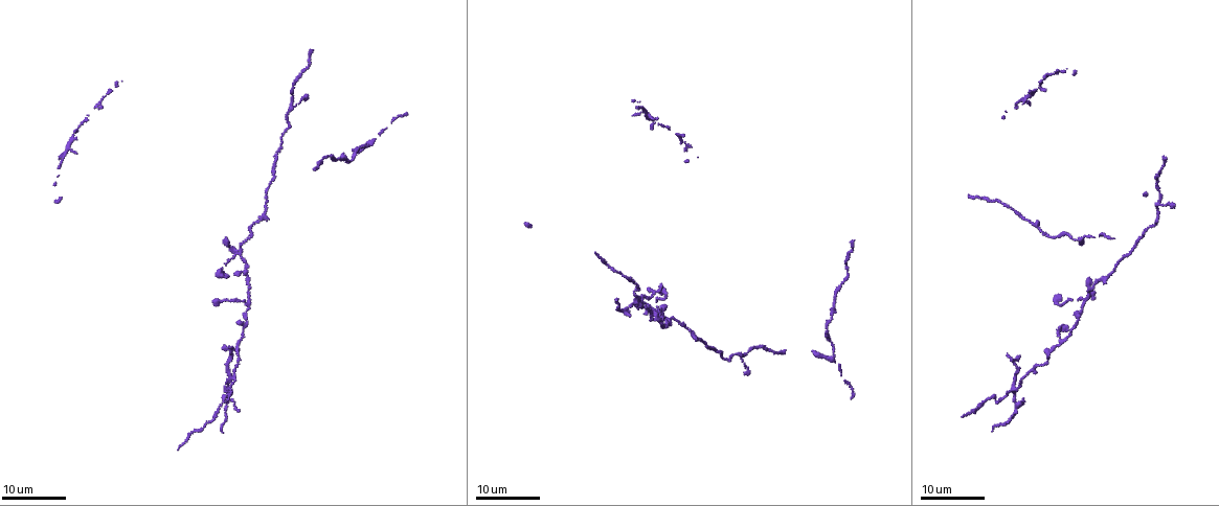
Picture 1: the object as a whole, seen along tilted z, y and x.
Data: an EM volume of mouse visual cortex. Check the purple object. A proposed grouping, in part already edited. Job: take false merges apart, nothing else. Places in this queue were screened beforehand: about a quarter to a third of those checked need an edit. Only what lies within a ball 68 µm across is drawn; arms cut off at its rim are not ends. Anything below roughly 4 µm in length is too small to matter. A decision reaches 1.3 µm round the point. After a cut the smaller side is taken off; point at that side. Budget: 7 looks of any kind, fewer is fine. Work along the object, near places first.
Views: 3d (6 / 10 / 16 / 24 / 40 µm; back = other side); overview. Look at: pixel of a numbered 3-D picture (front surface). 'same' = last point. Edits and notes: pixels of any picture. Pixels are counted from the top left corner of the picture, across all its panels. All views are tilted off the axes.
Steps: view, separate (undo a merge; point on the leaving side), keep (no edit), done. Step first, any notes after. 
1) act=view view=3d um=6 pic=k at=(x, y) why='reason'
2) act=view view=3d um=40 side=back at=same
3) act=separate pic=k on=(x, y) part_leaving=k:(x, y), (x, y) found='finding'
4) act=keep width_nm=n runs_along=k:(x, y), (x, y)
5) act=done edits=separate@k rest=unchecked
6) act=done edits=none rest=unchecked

act=view view=3d um=16 pic=1 at=(844, 265) why='sudden change in width'

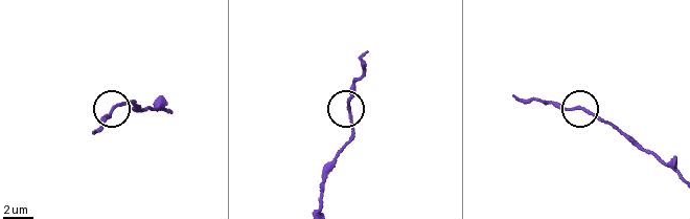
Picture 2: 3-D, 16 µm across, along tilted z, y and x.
act=view view=3d um=6 pic=2 at=(575, 108)

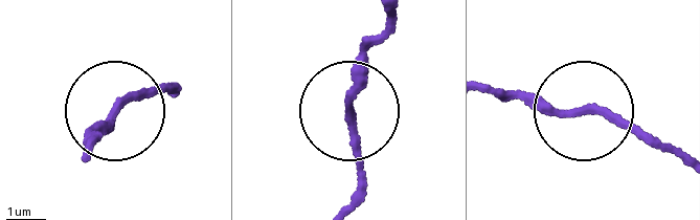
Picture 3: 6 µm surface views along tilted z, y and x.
act=view view=3d um=6 side=back pic=3 at=(347, 110)

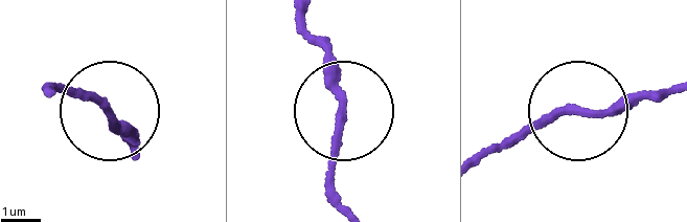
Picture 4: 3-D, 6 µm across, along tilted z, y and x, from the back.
act=keep runs_along=4:(348, 206), (334, 175), (342, 117), (334, 57), (303, 14) found='continuous, no second cell'

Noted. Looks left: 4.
act=view view=3d um=16 pic=1 at=(338, 159) why='thin neck'

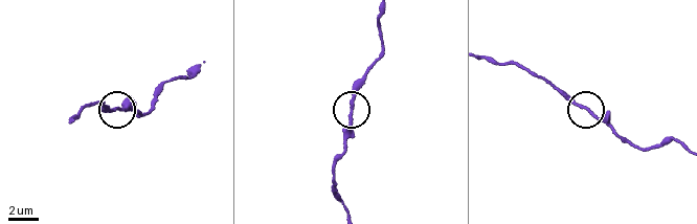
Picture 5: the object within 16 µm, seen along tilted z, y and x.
act=view view=3d um=10 pic=5 at=(352, 109)

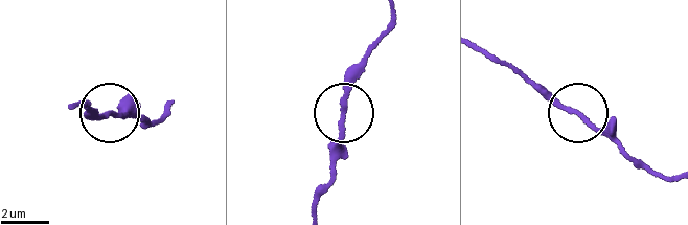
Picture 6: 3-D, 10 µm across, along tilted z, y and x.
act=keep found='one cell here'

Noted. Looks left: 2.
act=view view=3d um=24 pic=1 at=(686, 326) why='thin neck'

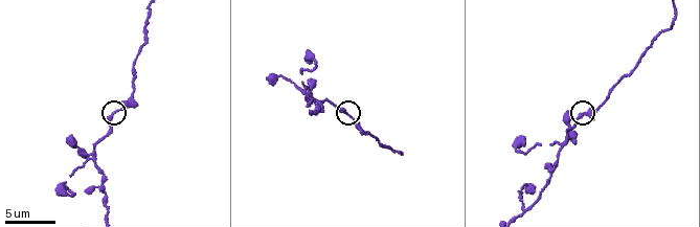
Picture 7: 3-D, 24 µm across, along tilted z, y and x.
act=view view=3d um=6 pic=7 at=(113, 112)

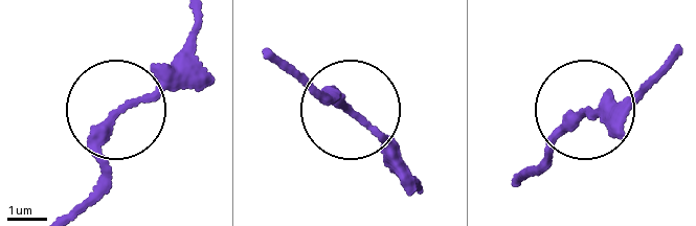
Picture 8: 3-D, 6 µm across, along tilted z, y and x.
act=keep width_nm=180 found='all the same cell'

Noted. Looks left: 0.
act=done edits=none rest=unchecked

